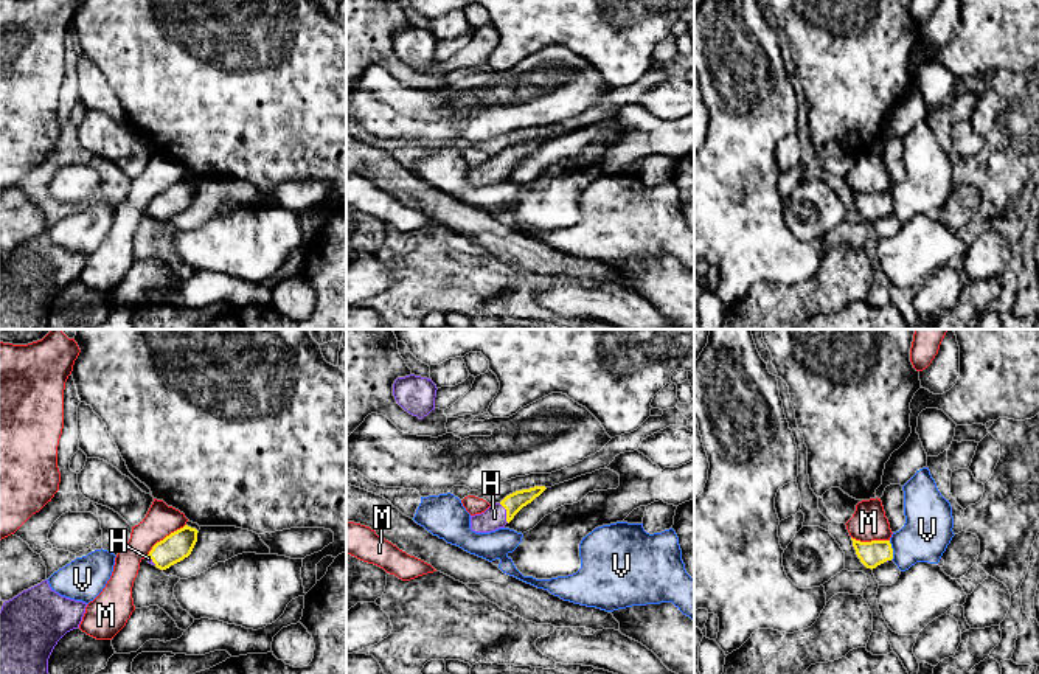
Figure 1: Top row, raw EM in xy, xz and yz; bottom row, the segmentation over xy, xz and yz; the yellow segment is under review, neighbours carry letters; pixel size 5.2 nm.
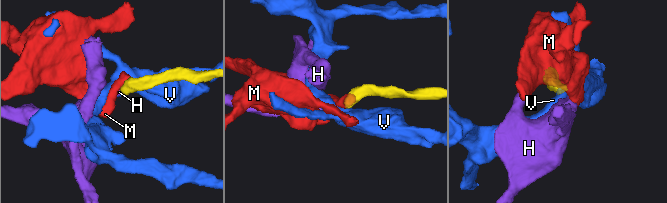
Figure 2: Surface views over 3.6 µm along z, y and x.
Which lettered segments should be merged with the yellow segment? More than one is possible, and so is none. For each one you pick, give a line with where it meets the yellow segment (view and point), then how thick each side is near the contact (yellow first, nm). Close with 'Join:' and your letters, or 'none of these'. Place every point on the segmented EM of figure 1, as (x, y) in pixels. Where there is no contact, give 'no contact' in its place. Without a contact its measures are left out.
H: xz (507, 513) | 100/120 nm
Join: H

